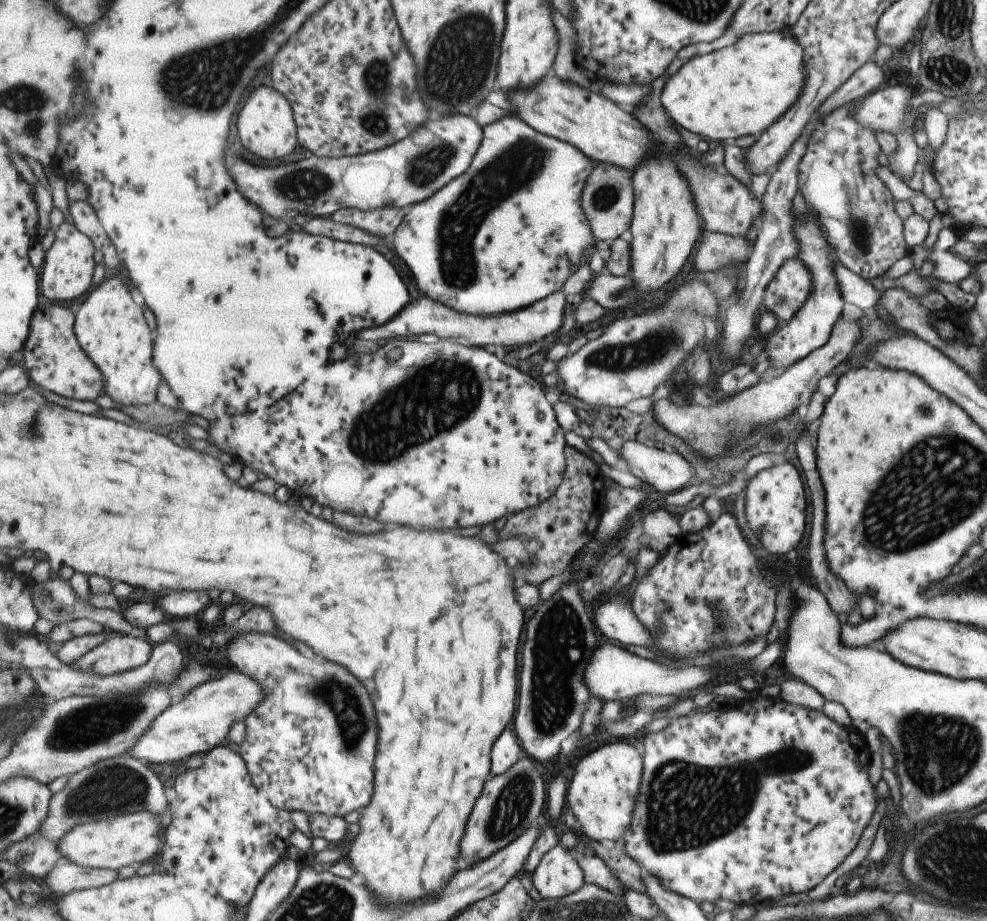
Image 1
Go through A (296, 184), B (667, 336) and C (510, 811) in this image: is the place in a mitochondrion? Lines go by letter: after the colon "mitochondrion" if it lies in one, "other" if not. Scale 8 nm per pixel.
A: mitochondrion
B: mitochondrion
C: mitochondrion

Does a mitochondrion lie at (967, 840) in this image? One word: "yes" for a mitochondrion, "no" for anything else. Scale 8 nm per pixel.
yes

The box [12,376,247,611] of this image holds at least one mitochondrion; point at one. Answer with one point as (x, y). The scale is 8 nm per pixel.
(32, 430)

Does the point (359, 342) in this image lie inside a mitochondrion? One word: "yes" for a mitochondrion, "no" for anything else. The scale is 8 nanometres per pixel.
no

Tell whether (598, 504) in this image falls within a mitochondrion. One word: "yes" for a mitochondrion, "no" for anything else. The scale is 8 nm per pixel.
no

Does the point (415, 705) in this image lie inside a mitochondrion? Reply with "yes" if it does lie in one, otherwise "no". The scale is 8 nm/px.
no

